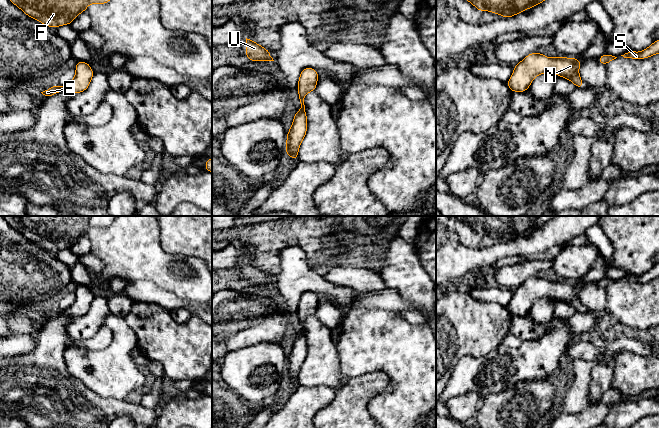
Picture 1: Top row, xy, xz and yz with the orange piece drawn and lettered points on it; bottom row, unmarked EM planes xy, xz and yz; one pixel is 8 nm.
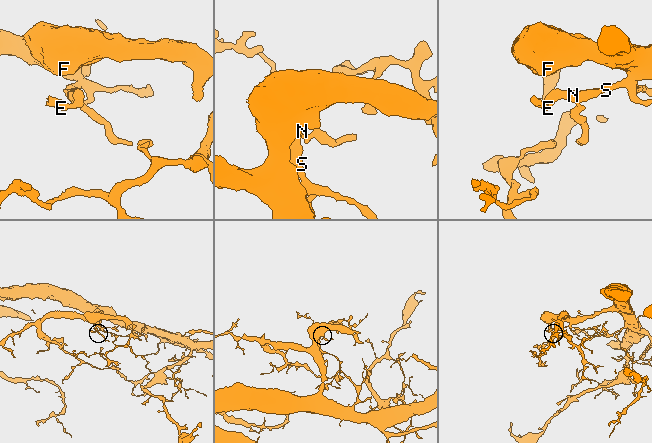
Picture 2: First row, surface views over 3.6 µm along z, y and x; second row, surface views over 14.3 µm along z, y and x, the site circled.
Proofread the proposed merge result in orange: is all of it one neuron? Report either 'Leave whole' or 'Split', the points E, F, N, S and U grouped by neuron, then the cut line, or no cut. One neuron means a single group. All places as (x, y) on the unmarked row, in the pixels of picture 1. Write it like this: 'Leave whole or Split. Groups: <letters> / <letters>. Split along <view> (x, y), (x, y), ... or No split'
Leave whole. Groups: E F N S U. No split

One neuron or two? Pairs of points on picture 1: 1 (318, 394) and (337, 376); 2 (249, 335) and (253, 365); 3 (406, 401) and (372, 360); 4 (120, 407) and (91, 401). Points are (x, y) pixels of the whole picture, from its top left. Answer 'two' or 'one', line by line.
1: two
2: two
3: one
4: one

